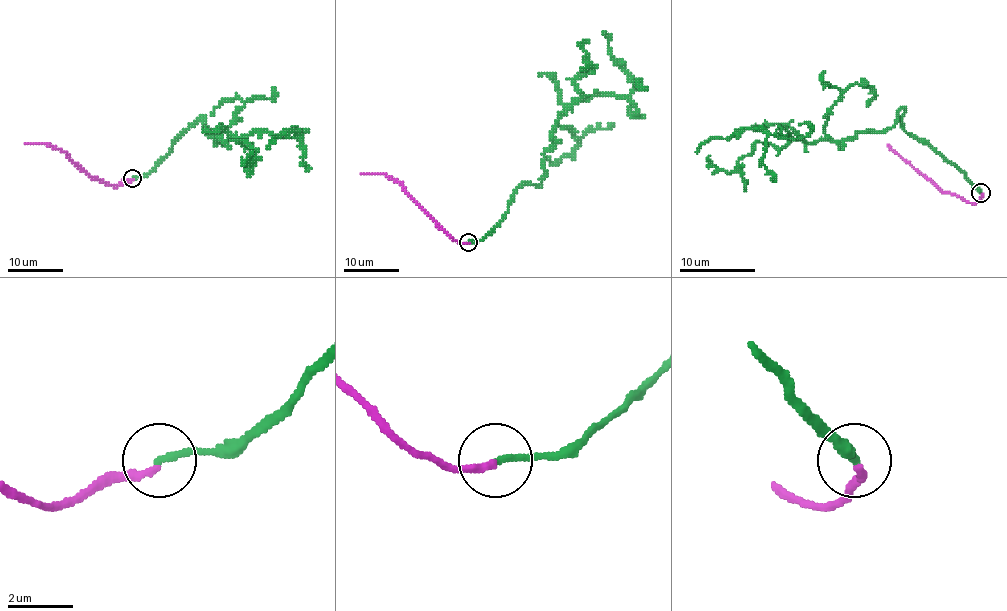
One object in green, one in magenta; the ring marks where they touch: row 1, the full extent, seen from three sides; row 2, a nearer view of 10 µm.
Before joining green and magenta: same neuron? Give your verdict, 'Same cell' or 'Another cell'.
Another cell

